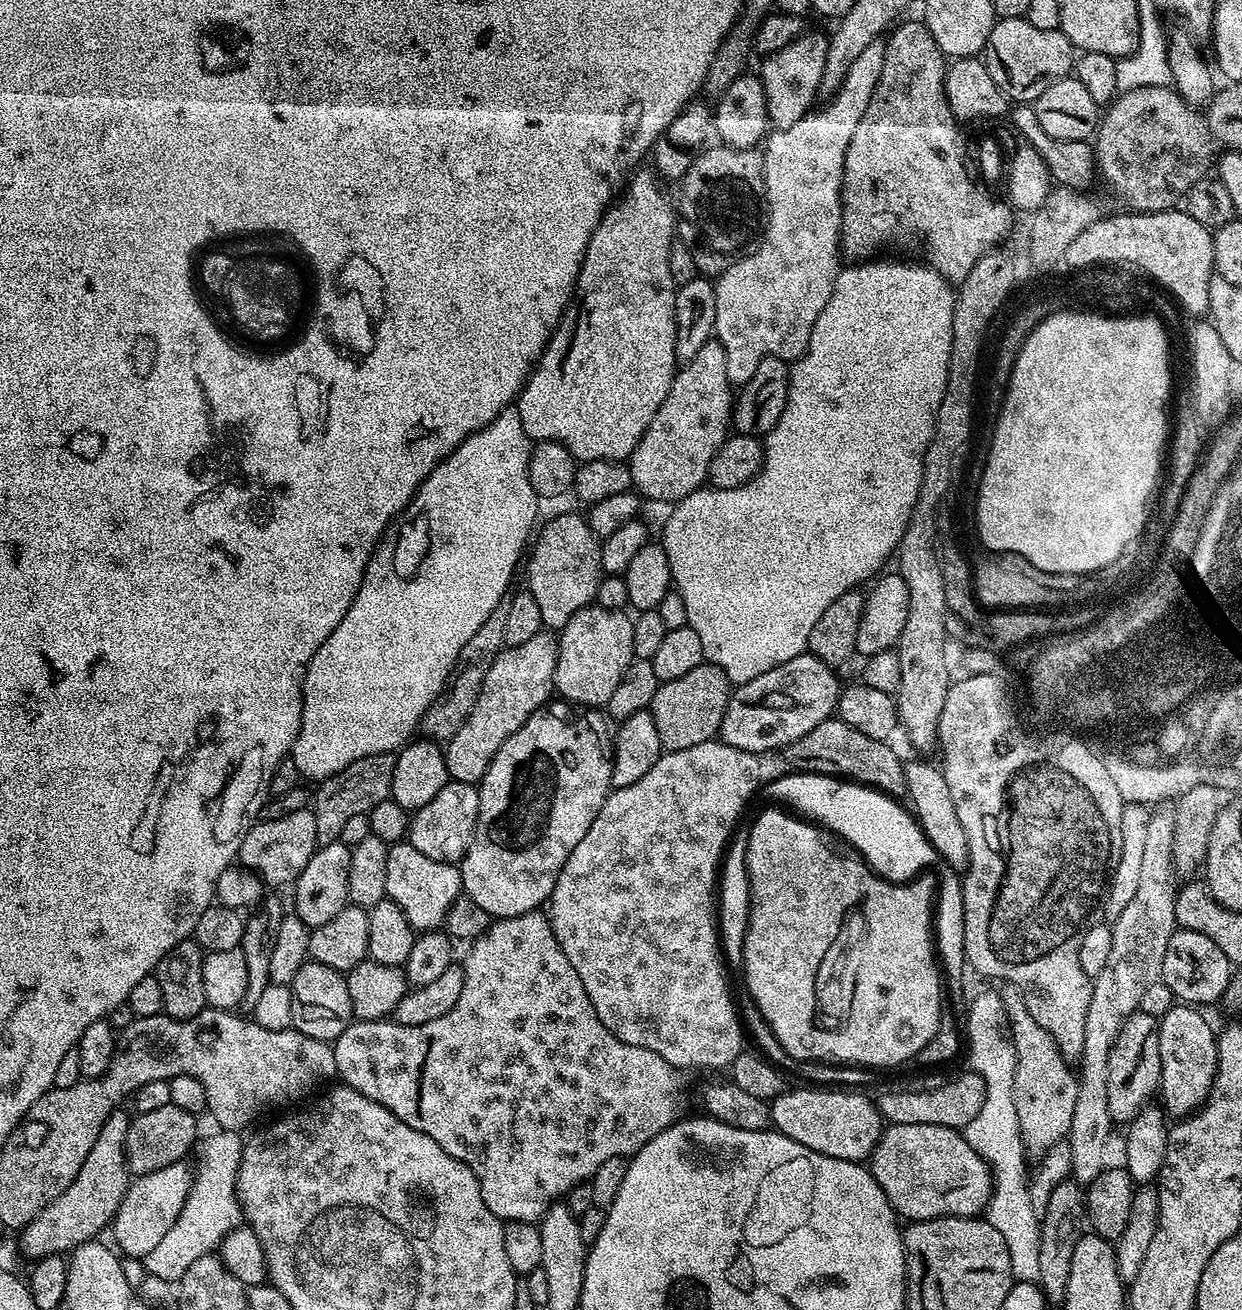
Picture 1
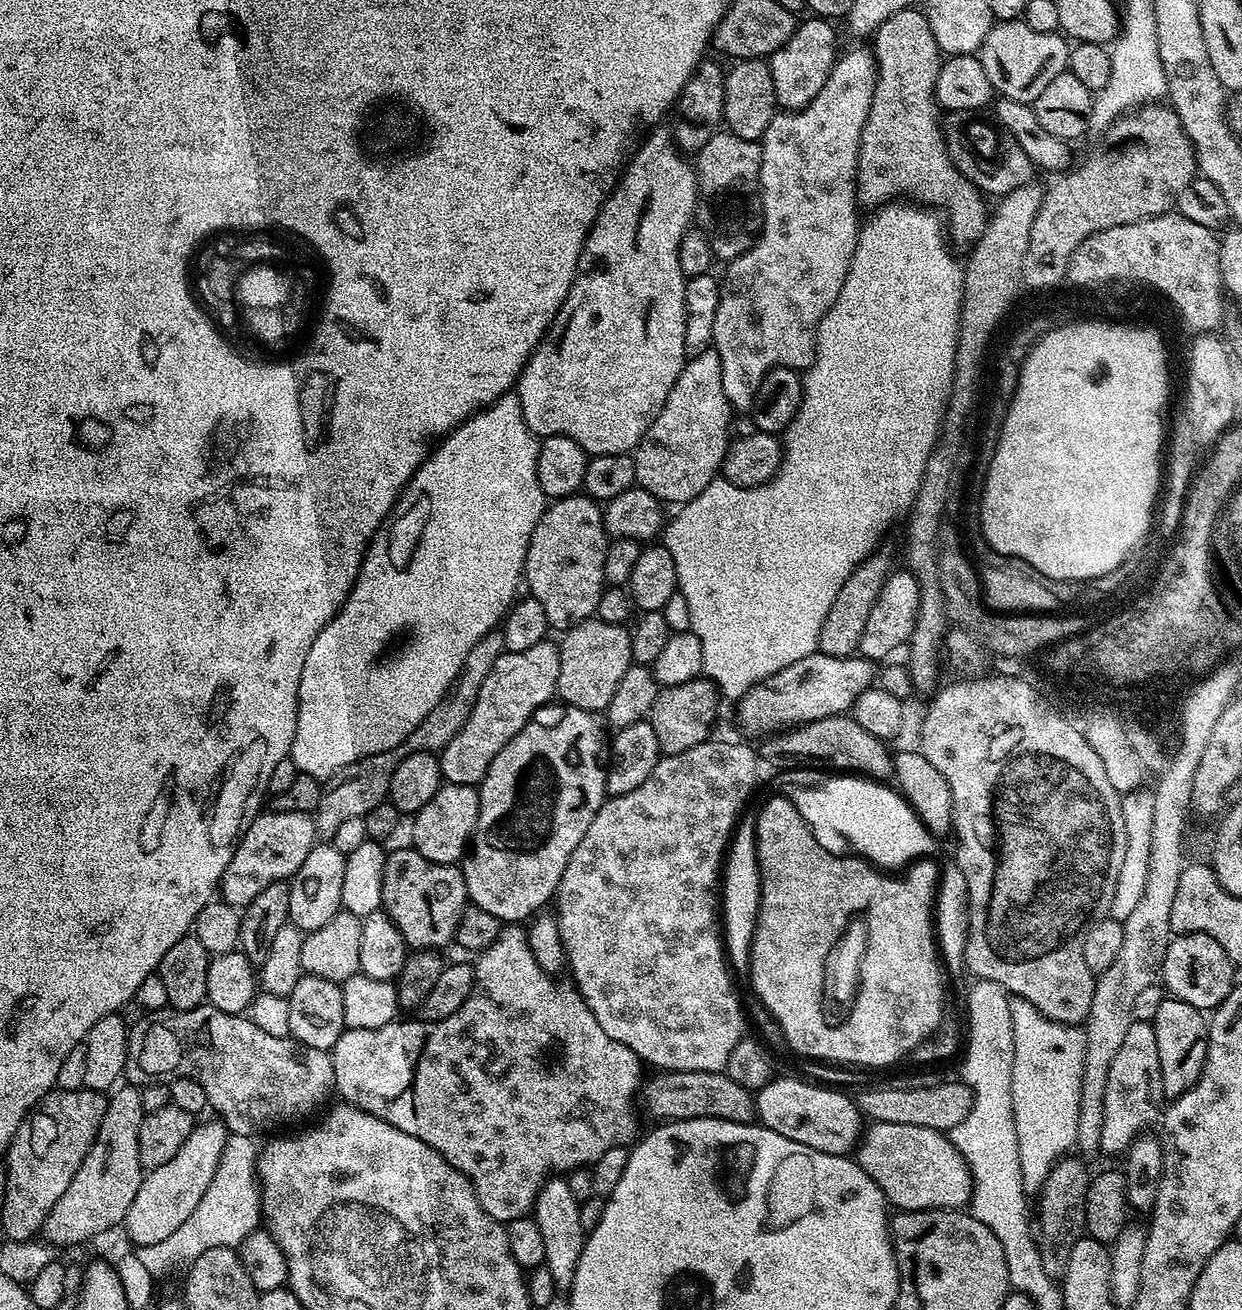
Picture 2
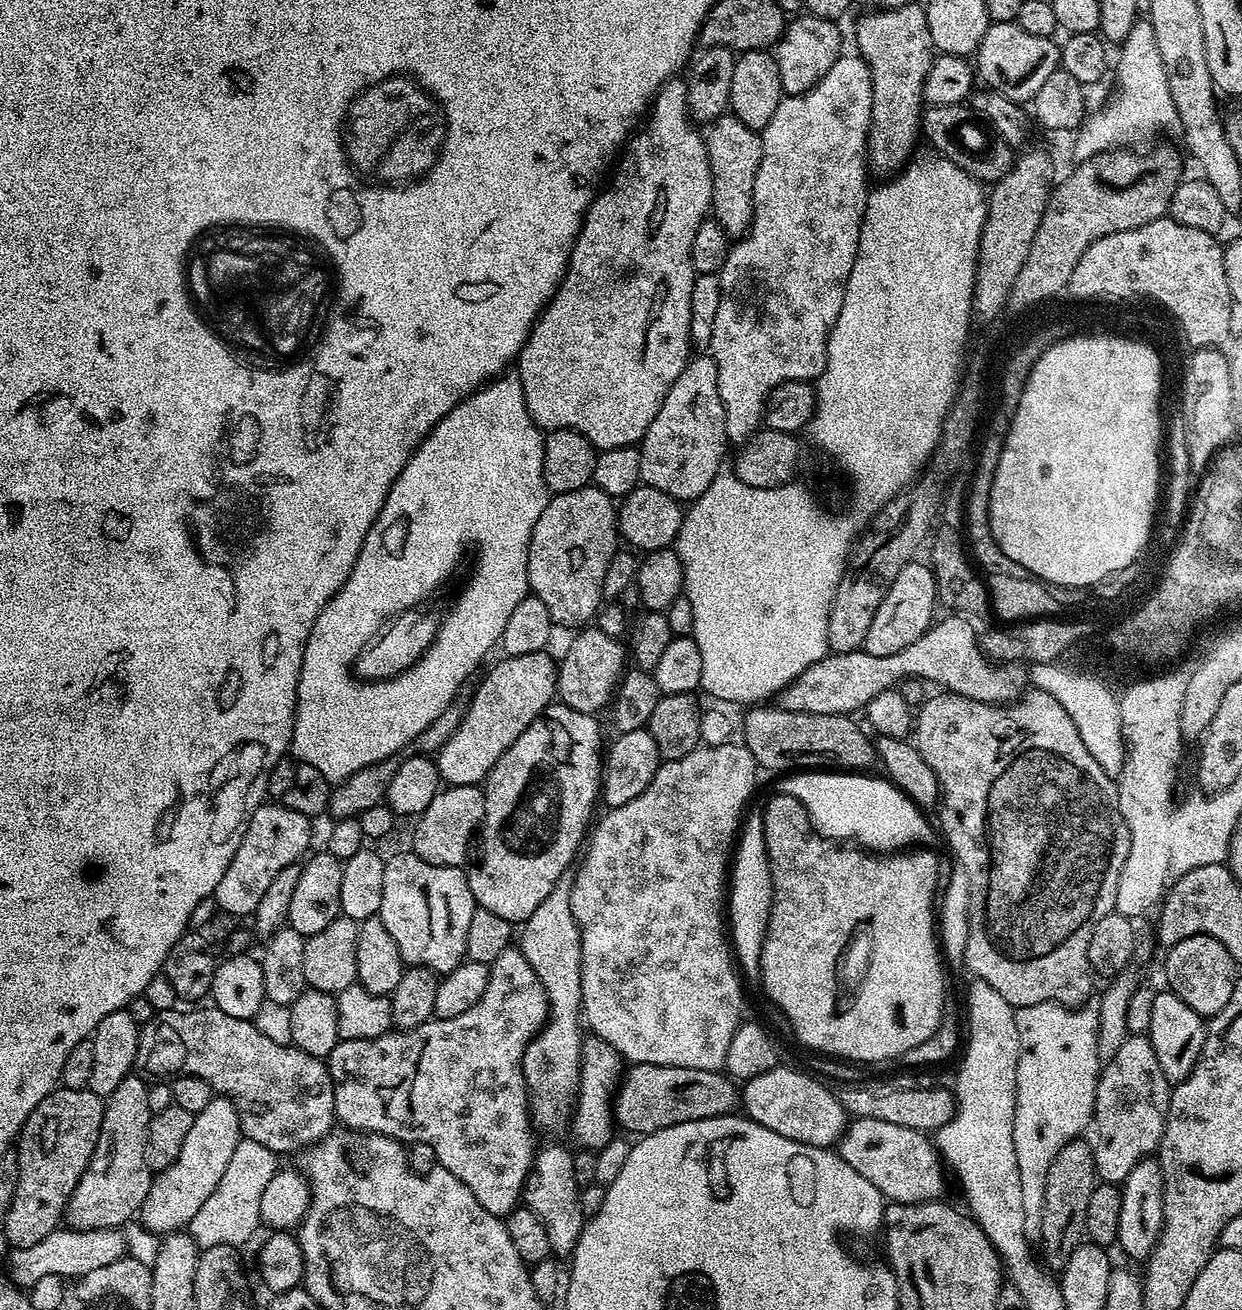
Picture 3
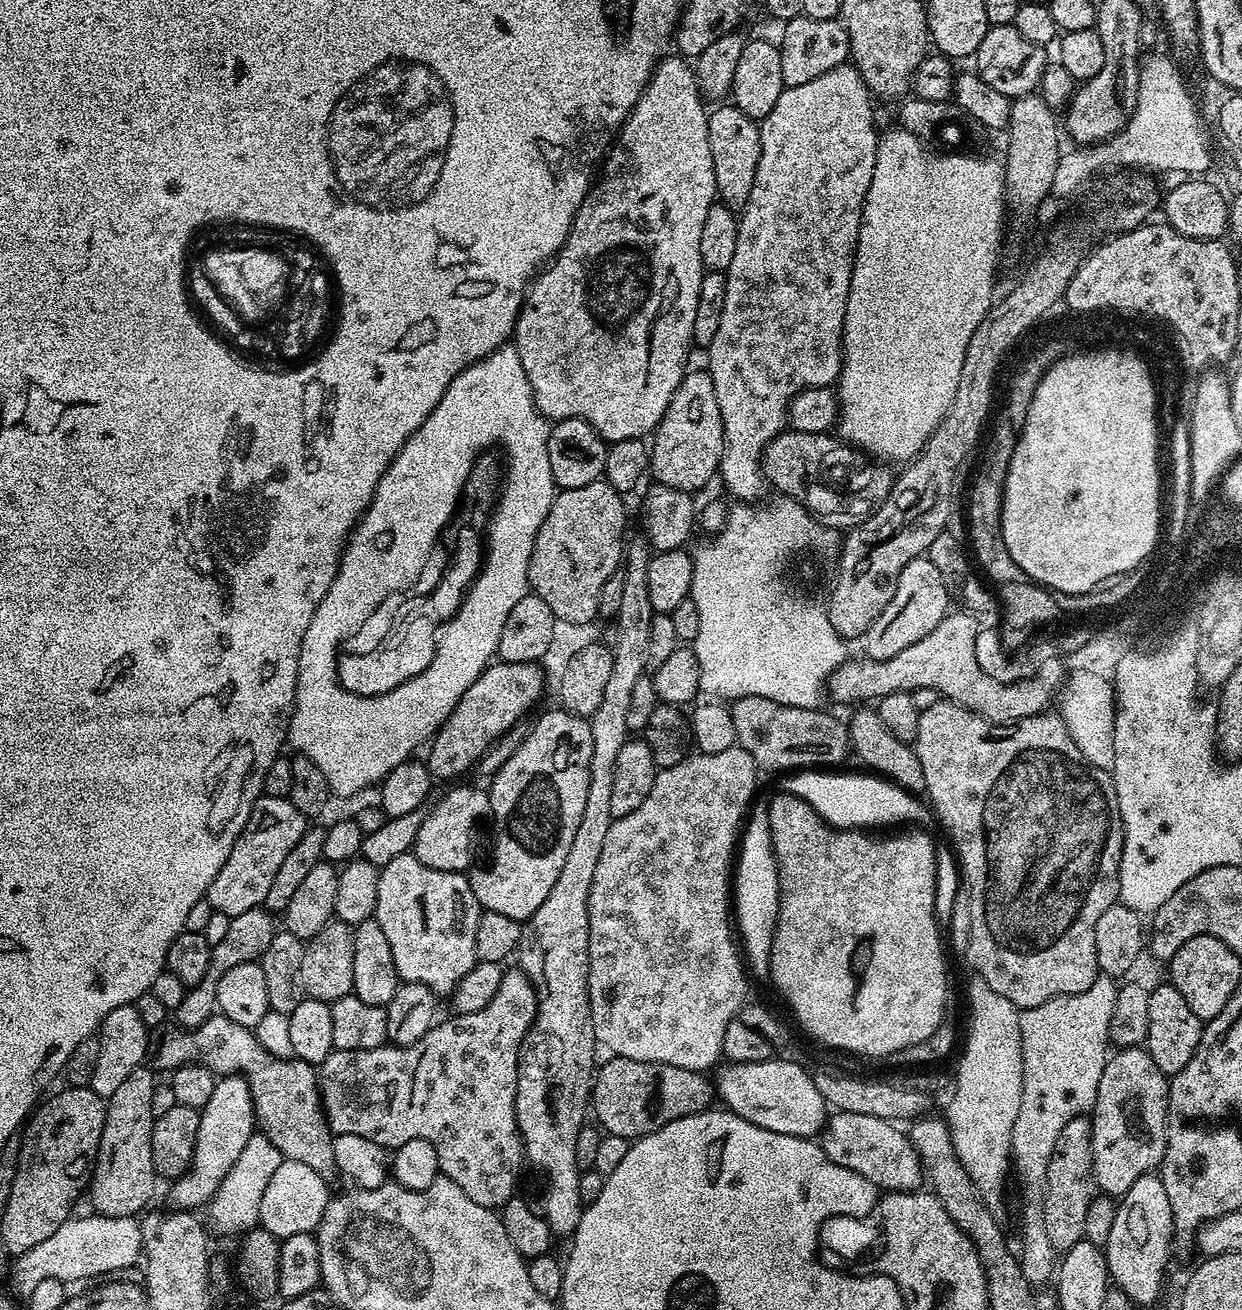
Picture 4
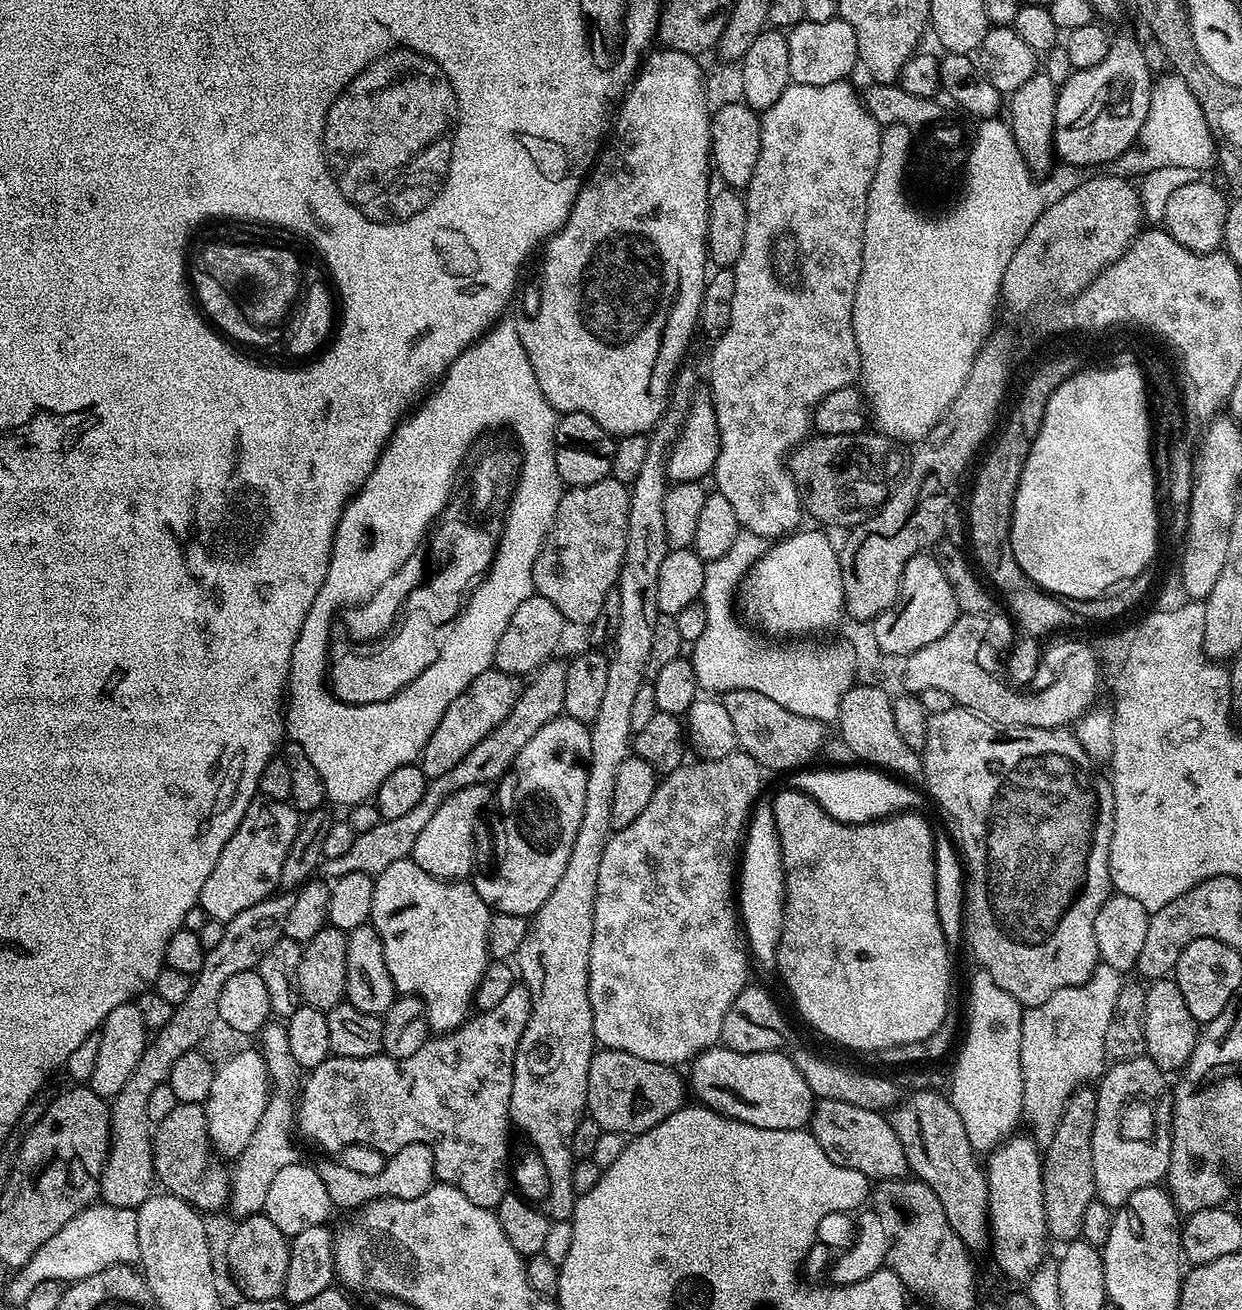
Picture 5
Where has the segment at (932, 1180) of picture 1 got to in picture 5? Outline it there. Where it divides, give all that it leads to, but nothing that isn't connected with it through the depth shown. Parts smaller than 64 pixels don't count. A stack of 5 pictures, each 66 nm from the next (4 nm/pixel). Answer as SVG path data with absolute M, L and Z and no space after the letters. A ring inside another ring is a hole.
M817 1099L812 1105L810 1131L826 1158L838 1166L858 1170L869 1181L899 1180L908 1172L906 1154L891 1119L883 1111L862 1109L849 1103Z

